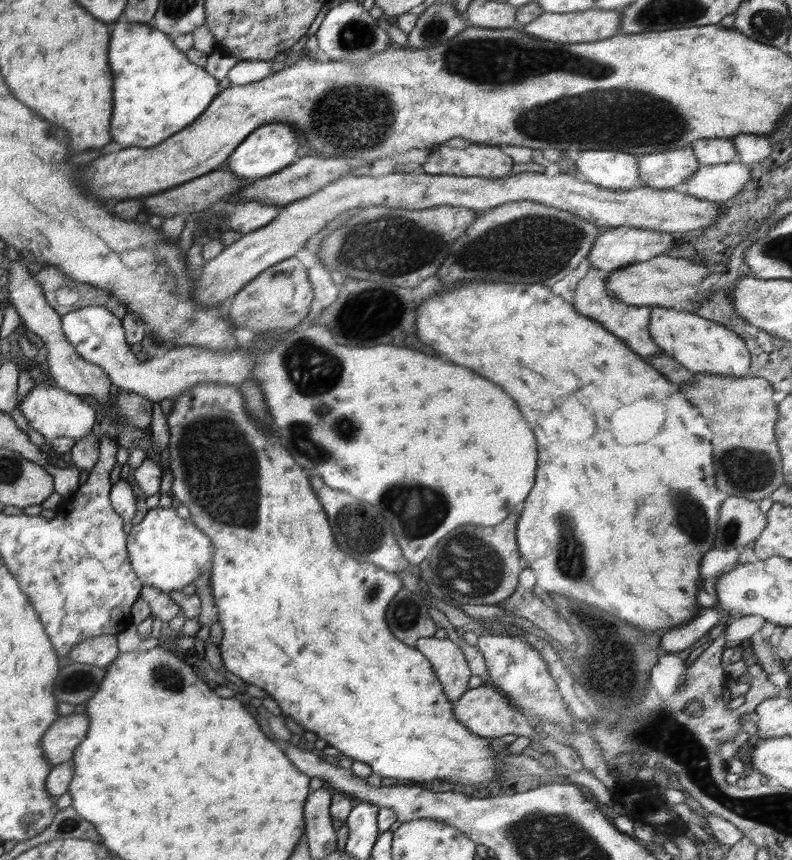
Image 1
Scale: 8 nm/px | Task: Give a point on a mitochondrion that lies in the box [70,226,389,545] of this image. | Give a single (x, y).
(219, 465)

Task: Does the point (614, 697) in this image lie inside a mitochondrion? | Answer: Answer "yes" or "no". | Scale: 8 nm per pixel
yes

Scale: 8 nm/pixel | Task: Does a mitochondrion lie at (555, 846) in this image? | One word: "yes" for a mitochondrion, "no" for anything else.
yes

